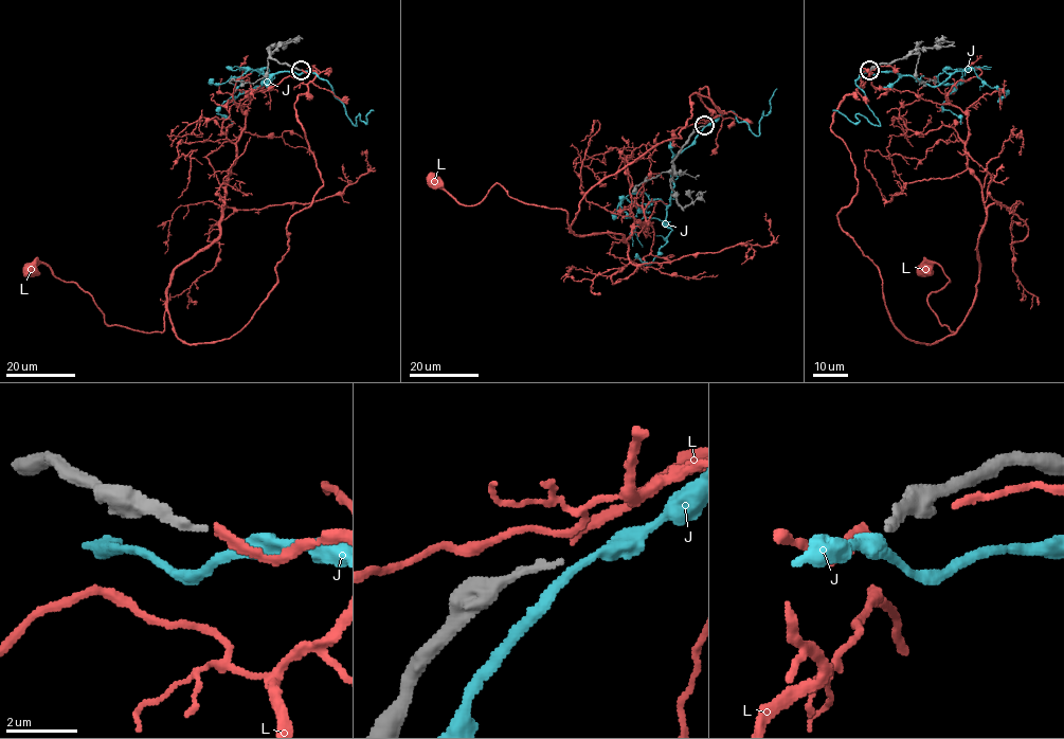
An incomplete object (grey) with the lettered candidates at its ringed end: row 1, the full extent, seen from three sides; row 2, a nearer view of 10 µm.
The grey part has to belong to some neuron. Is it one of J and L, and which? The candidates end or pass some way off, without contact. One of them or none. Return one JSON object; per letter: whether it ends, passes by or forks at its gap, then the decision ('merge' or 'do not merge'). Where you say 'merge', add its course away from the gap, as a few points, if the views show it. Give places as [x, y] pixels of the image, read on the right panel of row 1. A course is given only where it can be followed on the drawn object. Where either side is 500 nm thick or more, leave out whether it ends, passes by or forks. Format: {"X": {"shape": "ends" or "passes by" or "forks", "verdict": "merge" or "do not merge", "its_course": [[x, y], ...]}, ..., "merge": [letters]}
{"J": {"shape": "passes by", "verdict": "do not merge"}, "L": {"shape": "ends", "verdict": "do not merge"}, "merge": []}

